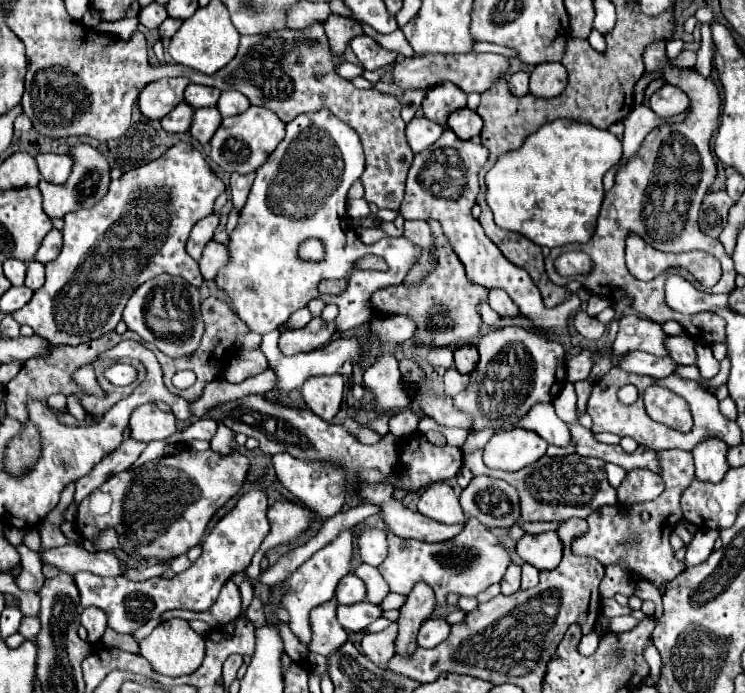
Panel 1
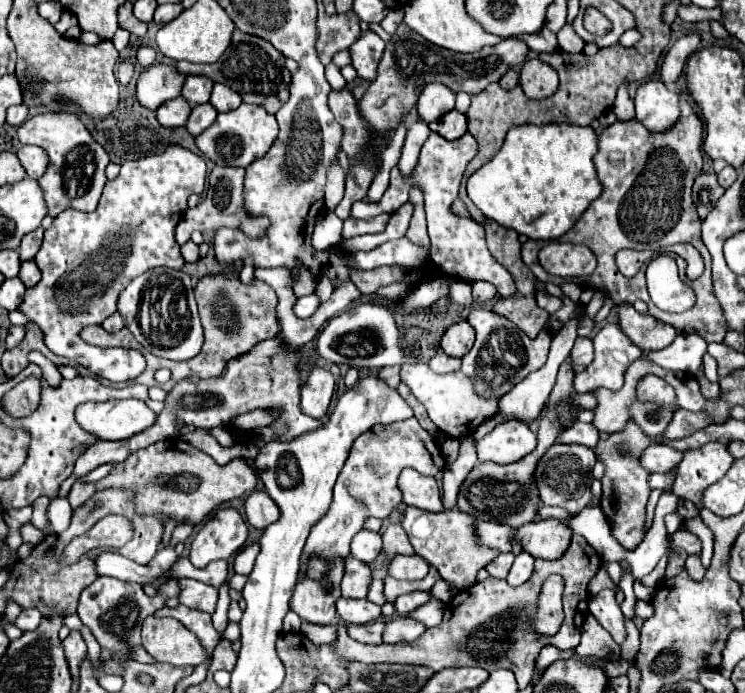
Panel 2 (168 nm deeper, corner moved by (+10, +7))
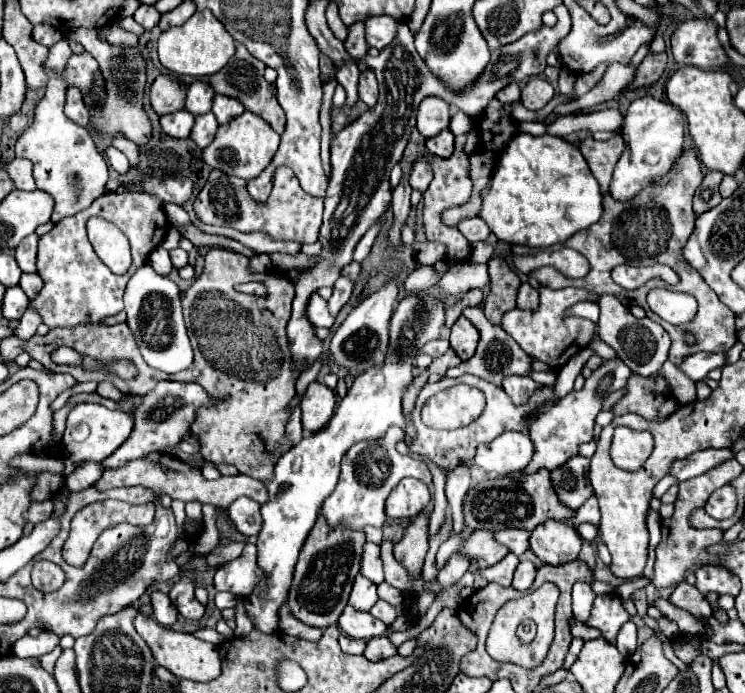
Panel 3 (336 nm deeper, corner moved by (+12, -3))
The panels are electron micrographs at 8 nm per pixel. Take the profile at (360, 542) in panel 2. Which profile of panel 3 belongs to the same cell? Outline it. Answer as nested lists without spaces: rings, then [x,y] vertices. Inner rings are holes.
[[[366,542],[364,544],[364,556],[362,556],[362,576],[372,580],[374,584],[384,582],[384,570],[382,570],[382,558],[380,558],[380,546]]]

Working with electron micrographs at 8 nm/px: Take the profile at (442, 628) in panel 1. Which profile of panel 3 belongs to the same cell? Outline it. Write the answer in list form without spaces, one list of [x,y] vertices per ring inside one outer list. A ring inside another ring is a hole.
[[[380,636],[380,638],[372,638],[366,642],[366,650],[364,650],[364,656],[372,662],[378,662],[382,658],[390,658],[396,654],[396,648],[390,644],[390,640],[386,636]]]

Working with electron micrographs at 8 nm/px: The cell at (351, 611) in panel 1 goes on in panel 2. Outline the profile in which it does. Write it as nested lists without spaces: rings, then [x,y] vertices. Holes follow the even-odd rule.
[[[340,598],[336,602],[338,616],[346,624],[368,624],[378,618],[382,618],[380,606],[368,602],[368,600],[350,600],[350,598]]]

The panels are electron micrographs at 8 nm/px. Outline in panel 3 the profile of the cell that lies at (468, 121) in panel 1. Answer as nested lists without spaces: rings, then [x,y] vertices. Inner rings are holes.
[[[450,130],[440,132],[436,138],[426,140],[426,150],[438,158],[450,158],[454,152],[454,136]]]

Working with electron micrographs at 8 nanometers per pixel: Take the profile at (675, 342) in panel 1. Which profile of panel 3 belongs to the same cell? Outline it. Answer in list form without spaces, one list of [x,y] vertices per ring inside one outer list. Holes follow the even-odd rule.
[[[604,294],[598,300],[600,306],[600,320],[598,320],[598,336],[600,340],[604,340],[608,346],[612,346],[618,354],[618,358],[636,374],[648,378],[658,374],[660,366],[666,362],[668,358],[668,346],[670,346],[670,338],[664,332],[664,328],[660,328],[656,322],[652,322],[650,318],[634,318],[632,312],[620,304],[620,300],[616,296]]]

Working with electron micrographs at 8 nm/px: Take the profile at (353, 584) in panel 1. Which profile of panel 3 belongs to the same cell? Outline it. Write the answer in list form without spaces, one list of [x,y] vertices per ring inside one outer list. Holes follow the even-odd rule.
[[[358,574],[356,580],[354,580],[354,588],[352,588],[352,594],[350,594],[348,604],[352,608],[356,608],[356,610],[368,612],[376,602],[378,602],[376,584],[374,582],[368,582],[368,578],[364,578],[362,574]]]

